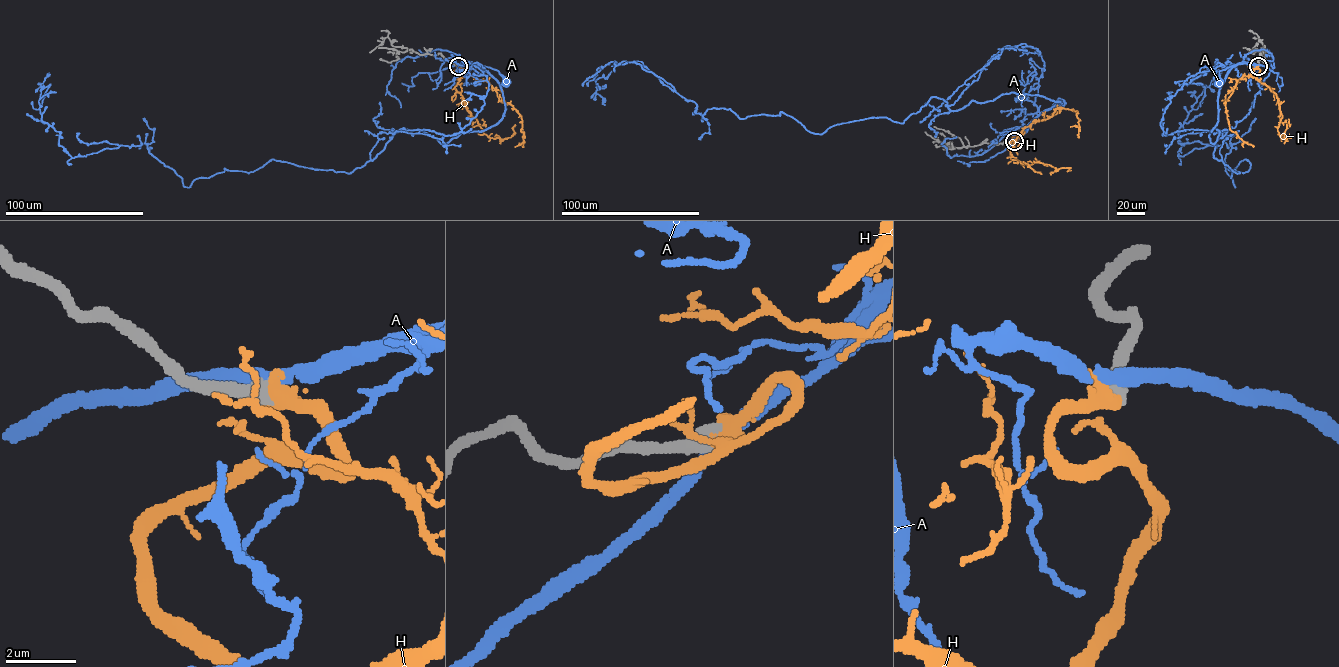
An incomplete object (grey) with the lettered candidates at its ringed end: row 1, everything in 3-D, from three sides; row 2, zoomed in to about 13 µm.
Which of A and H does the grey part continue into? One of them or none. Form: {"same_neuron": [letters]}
{"same_neuron": ["H"]}

